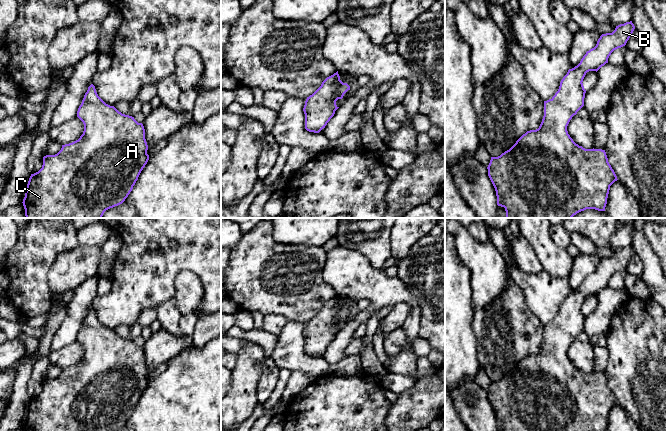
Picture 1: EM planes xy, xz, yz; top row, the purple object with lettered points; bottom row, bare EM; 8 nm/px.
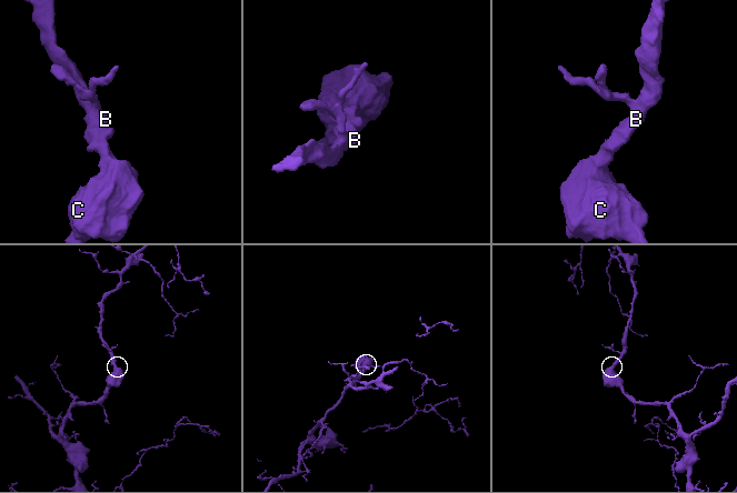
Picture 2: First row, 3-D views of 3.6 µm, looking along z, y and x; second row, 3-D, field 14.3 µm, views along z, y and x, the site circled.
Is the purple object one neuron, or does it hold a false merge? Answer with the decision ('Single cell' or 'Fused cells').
Single cell

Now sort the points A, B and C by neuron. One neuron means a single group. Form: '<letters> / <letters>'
A B C

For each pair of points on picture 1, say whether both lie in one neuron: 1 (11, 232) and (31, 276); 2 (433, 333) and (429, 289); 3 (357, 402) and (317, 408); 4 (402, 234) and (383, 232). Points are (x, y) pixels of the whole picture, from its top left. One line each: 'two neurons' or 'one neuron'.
1: two neurons
2: one neuron
3: one neuron
4: two neurons

